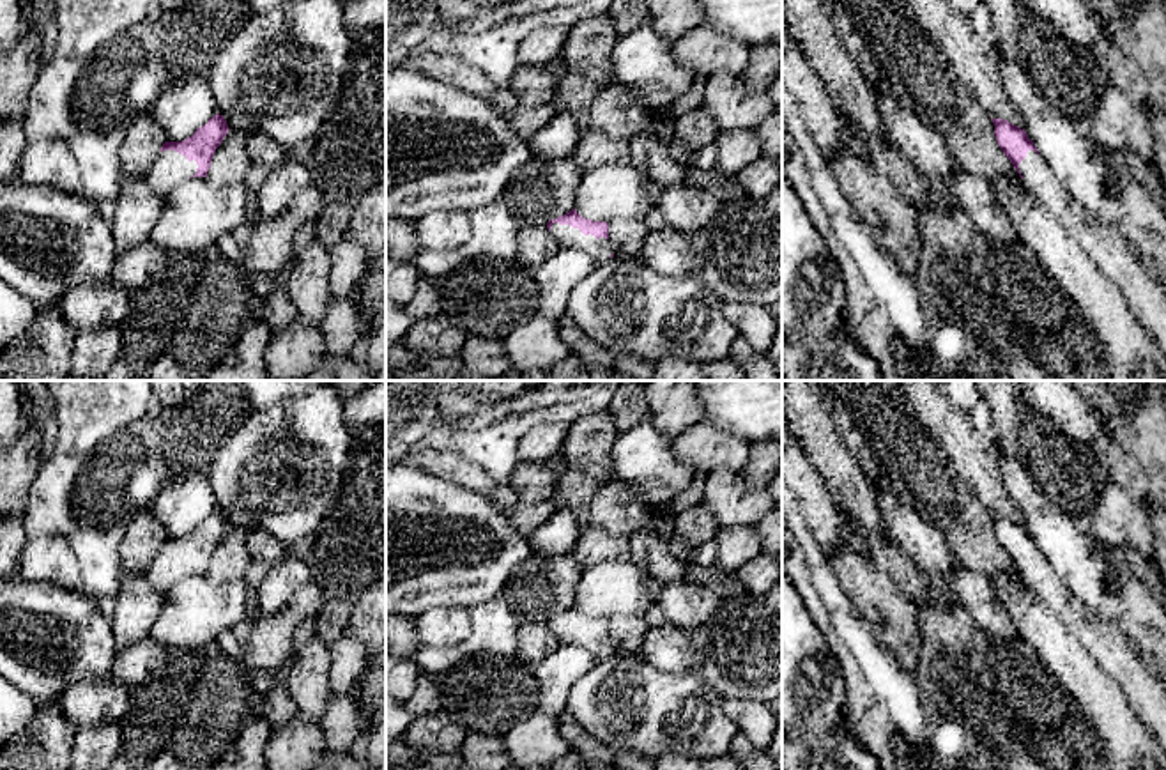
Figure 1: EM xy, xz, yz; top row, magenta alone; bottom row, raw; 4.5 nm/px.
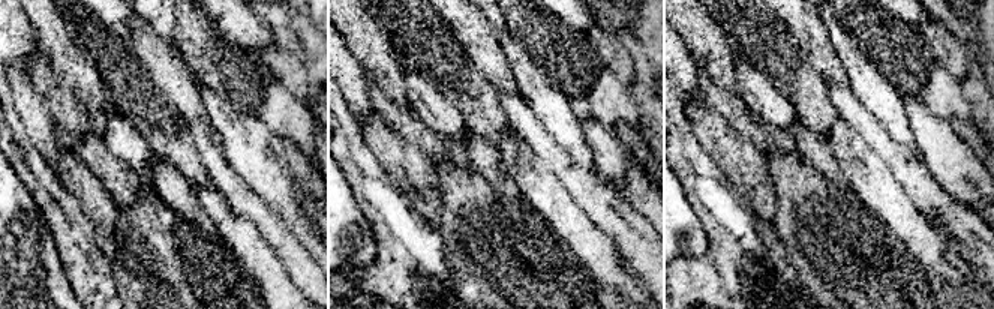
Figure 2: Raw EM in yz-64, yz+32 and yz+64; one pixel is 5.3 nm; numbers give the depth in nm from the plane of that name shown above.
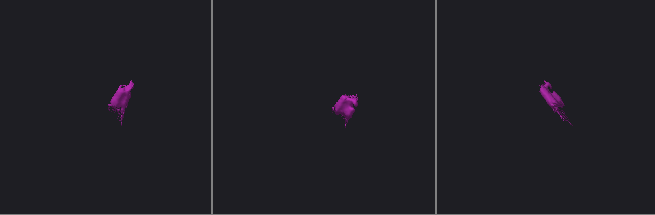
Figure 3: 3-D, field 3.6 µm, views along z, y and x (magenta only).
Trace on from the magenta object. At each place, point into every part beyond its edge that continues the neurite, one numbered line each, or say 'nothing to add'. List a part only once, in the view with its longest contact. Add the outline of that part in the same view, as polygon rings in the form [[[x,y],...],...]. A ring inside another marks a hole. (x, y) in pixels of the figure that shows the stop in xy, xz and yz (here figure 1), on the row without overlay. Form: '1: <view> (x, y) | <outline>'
1: xz (600, 646) | [[[552,620],[550,630],[556,634],[559,643],[571,643],[587,648],[595,662],[607,658],[614,650],[609,635],[596,635],[591,630],[584,632],[579,625],[570,621]]]

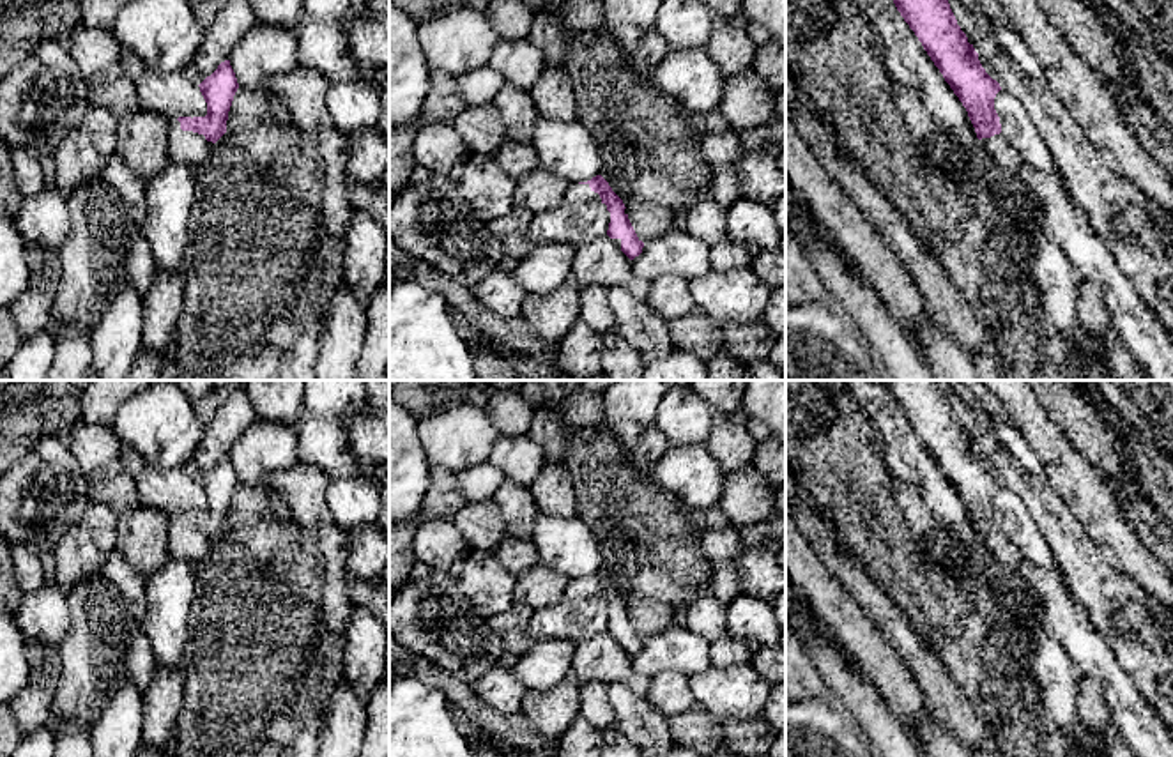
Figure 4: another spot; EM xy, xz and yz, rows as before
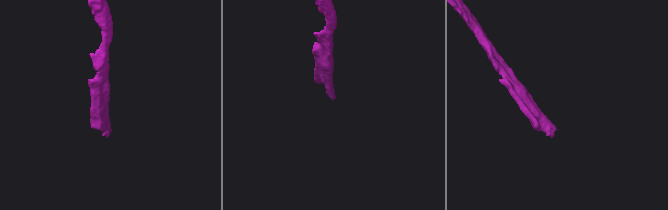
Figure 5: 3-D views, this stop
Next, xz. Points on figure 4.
1: xz (574, 589) | [[[568,580],[566,589],[564,589],[564,598],[566,600],[575,600],[575,598],[602,598],[600,591],[594,589],[589,580]]]

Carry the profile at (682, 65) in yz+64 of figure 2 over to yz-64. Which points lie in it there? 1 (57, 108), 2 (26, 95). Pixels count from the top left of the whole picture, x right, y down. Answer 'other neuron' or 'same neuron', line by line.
1: other neuron
2: same neuron

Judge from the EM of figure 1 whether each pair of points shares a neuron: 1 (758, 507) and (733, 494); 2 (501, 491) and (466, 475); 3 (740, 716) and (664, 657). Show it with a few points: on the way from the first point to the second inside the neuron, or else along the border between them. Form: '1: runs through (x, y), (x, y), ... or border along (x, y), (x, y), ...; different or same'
1: runs through (751, 505), (736, 501); same
2: runs through (492, 487), (475, 478); same
3: border along (724, 698), (759, 698), (763, 701); different

